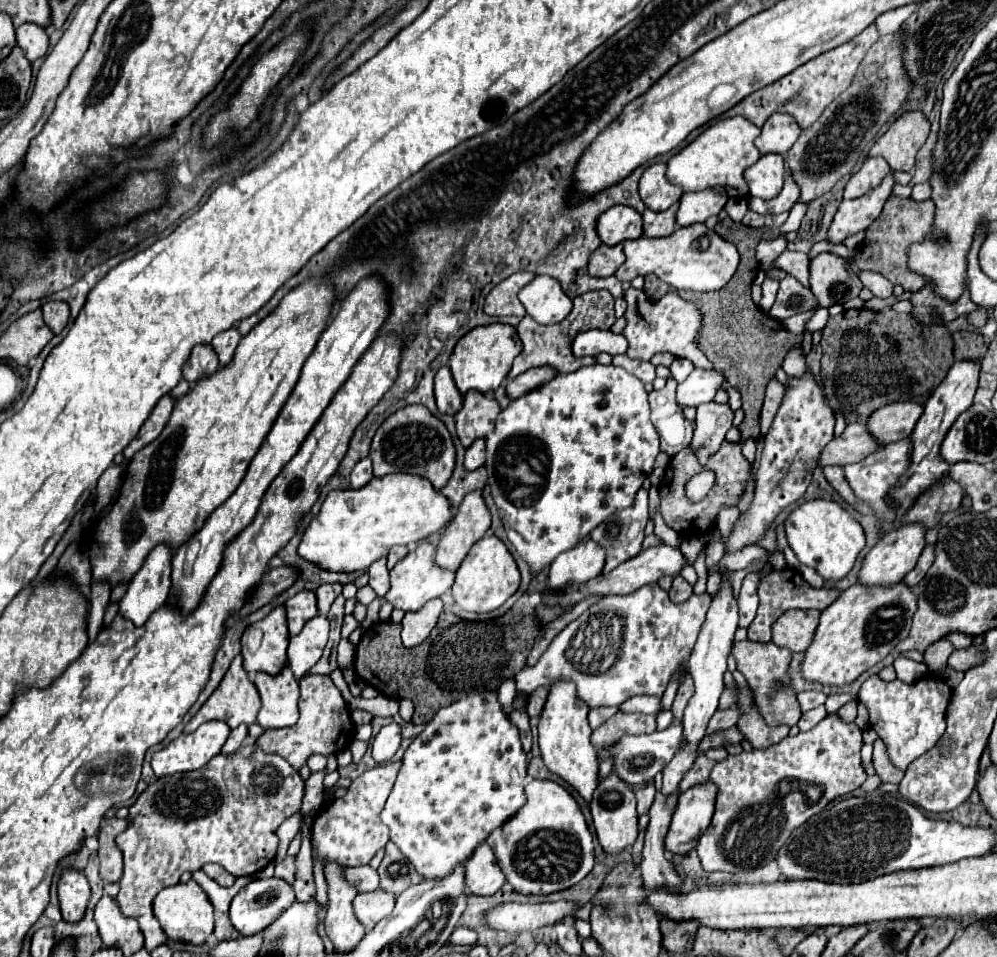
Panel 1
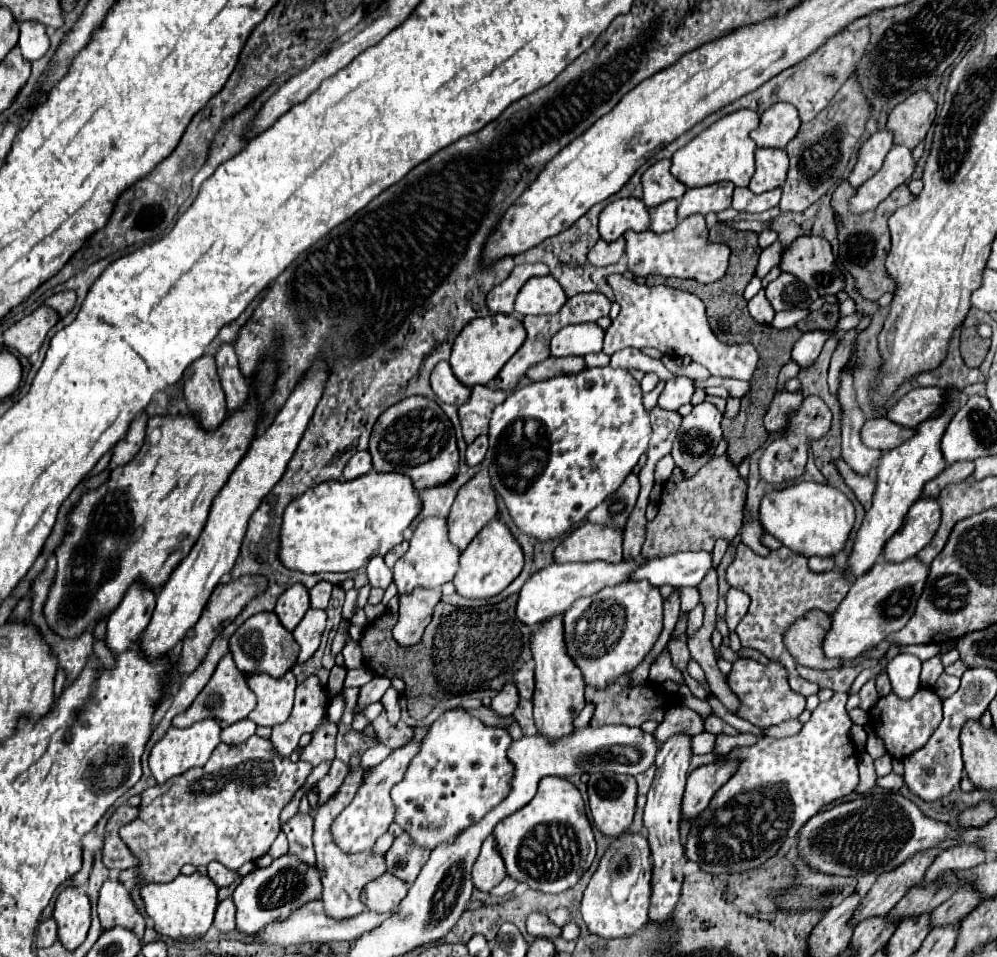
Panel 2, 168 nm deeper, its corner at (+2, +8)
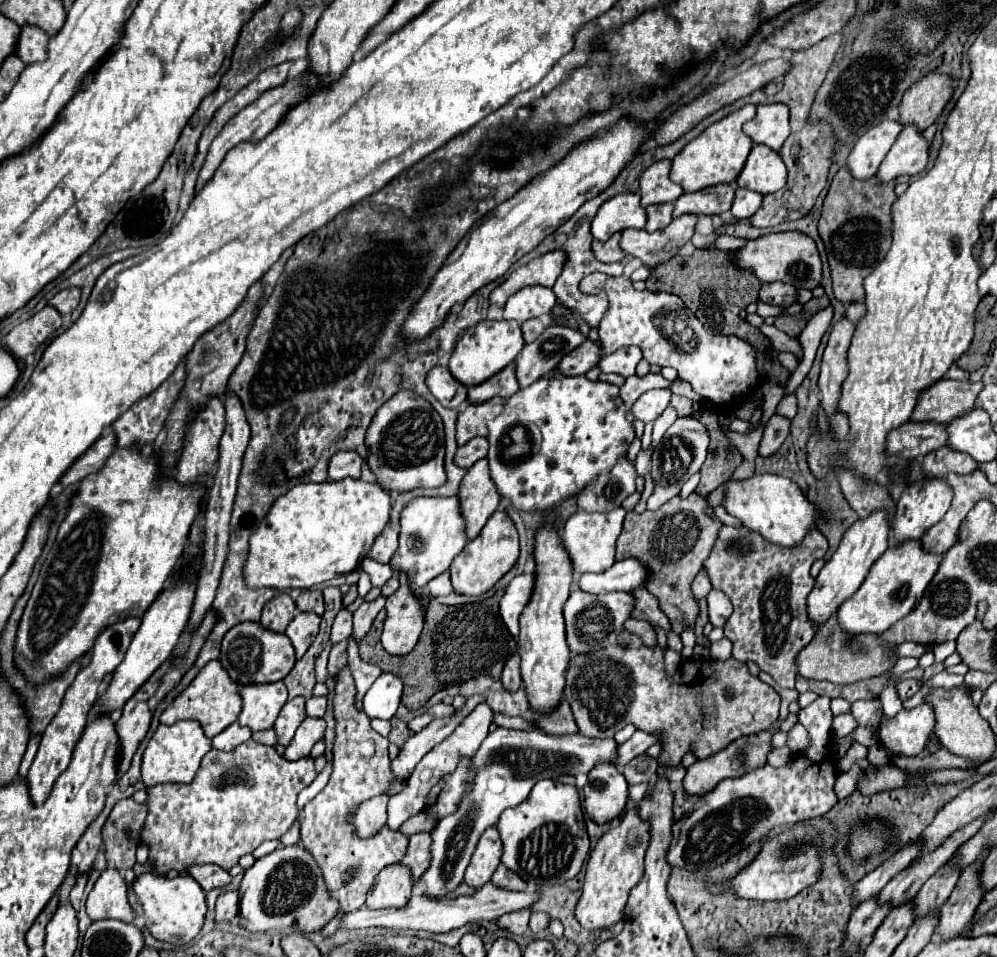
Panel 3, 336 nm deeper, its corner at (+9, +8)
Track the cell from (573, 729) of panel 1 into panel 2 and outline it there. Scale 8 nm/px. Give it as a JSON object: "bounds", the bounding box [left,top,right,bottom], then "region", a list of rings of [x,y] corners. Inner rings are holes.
{"bounds":[532,615,584,741],"region":[[[556,615],[540,625],[538,631],[532,635],[532,655],[536,661],[536,691],[534,691],[534,721],[540,735],[544,735],[550,741],[560,741],[568,733],[574,733],[574,719],[584,709],[584,681],[580,669],[572,663],[572,659],[566,655],[564,647],[564,629],[562,629],[562,615]]]}

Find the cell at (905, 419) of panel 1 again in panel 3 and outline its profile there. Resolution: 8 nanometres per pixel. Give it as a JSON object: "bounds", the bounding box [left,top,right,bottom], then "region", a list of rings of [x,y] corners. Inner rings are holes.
{"bounds":[911,379,981,421],"region":[[[941,379],[921,393],[911,421],[953,421],[955,417],[975,409],[975,399],[981,389],[981,383]]]}

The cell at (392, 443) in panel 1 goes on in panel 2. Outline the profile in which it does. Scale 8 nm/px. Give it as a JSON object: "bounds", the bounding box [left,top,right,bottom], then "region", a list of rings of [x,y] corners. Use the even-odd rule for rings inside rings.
{"bounds":[370,395,458,491],"region":[[[418,395],[388,407],[378,417],[370,437],[370,455],[374,471],[408,475],[418,491],[442,485],[458,473],[458,447],[450,419],[436,401]]]}

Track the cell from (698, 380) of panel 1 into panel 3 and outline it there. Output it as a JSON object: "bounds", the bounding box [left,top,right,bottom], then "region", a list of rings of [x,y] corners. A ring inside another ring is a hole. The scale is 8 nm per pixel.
{"bounds":[631,389,671,423],"region":[[[651,389],[647,393],[643,393],[631,407],[631,415],[633,419],[639,419],[643,423],[655,421],[665,407],[669,405],[671,399],[671,391],[669,389]]]}

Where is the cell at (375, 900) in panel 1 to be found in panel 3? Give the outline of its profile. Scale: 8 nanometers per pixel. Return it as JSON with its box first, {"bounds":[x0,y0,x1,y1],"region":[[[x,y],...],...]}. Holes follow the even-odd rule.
{"bounds":[367,863,413,909],"region":[[[401,863],[385,867],[371,891],[367,893],[367,907],[371,909],[387,909],[387,907],[403,907],[407,905],[411,897],[413,879],[411,873],[407,873],[407,867]]]}

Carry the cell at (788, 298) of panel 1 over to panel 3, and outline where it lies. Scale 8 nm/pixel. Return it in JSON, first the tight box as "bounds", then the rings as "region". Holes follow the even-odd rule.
{"bounds":[759,283,795,307],"region":[[[763,283],[759,291],[759,301],[769,305],[785,305],[789,307],[795,301],[795,287],[787,283]]]}

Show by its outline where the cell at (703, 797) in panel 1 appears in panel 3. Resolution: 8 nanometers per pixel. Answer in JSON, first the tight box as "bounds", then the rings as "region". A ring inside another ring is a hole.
{"bounds":[683,729,775,795],"region":[[[767,729],[767,731],[759,731],[755,735],[747,735],[747,737],[739,737],[735,741],[731,741],[731,745],[727,745],[725,749],[721,749],[719,753],[707,757],[707,759],[699,759],[695,761],[689,769],[687,775],[683,779],[683,787],[689,795],[705,795],[711,789],[715,789],[715,785],[723,779],[731,779],[731,777],[741,777],[743,773],[747,773],[747,769],[759,769],[759,765],[767,765],[767,753],[773,749],[771,745],[771,737],[773,737],[775,729]]]}

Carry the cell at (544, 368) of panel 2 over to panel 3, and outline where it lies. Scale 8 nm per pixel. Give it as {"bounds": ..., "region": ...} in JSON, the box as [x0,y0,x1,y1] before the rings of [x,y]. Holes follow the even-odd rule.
{"bounds":[559,339,601,375],"region":[[[587,339],[583,341],[583,345],[579,345],[579,349],[573,349],[561,363],[559,363],[559,371],[563,375],[585,375],[589,369],[597,367],[599,359],[601,359],[601,347]]]}

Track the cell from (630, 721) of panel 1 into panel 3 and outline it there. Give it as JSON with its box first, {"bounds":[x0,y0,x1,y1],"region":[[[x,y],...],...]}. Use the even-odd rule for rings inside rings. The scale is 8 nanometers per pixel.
{"bounds":[563,629,779,765],"region":[[[627,629],[619,633],[619,641],[609,649],[599,649],[599,653],[577,655],[571,653],[569,669],[565,673],[565,689],[563,695],[571,703],[579,733],[585,737],[607,739],[613,733],[621,731],[625,725],[635,725],[639,731],[657,733],[661,743],[661,755],[657,757],[659,765],[679,765],[685,753],[693,753],[697,759],[705,759],[731,741],[753,735],[769,729],[779,717],[779,695],[759,677],[753,677],[745,663],[737,659],[715,661],[715,659],[689,659],[681,663],[673,677],[667,675],[663,663],[663,649],[659,645],[647,647],[643,639]]]}

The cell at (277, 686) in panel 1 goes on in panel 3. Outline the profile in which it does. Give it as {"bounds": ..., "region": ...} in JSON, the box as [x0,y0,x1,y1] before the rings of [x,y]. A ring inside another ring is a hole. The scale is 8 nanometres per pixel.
{"bounds":[239,681,287,731],"region":[[[283,681],[267,685],[243,685],[239,693],[243,699],[239,725],[249,727],[251,731],[271,729],[287,701],[287,687]]]}

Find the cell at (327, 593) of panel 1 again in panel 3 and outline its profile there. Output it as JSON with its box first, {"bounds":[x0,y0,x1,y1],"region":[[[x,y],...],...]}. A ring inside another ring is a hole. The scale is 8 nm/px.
{"bounds":[295,589,325,615],"region":[[[307,589],[307,591],[303,591],[295,603],[297,603],[299,611],[313,611],[317,615],[323,615],[325,611],[323,595],[321,595],[319,589]]]}

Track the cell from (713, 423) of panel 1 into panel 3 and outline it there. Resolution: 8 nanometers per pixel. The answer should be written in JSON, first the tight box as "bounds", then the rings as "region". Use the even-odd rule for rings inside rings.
{"bounds":[647,417,709,509],"region":[[[679,417],[663,435],[659,445],[653,451],[651,459],[651,479],[653,479],[653,493],[647,501],[647,509],[659,509],[663,503],[667,503],[671,497],[679,495],[681,485],[701,469],[705,455],[707,455],[707,445],[709,437],[705,427],[693,419],[693,417]]]}

